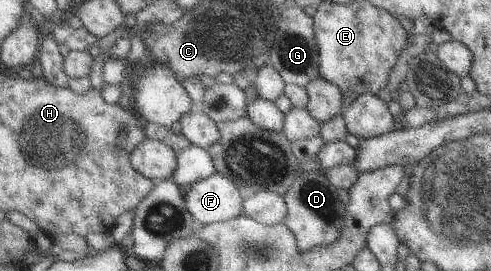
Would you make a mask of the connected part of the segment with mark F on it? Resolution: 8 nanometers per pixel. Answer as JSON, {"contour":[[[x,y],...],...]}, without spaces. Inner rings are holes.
{"contour":[[[215,173],[194,183],[185,199],[185,207],[197,226],[226,222],[244,213],[244,196],[240,189]]]}

